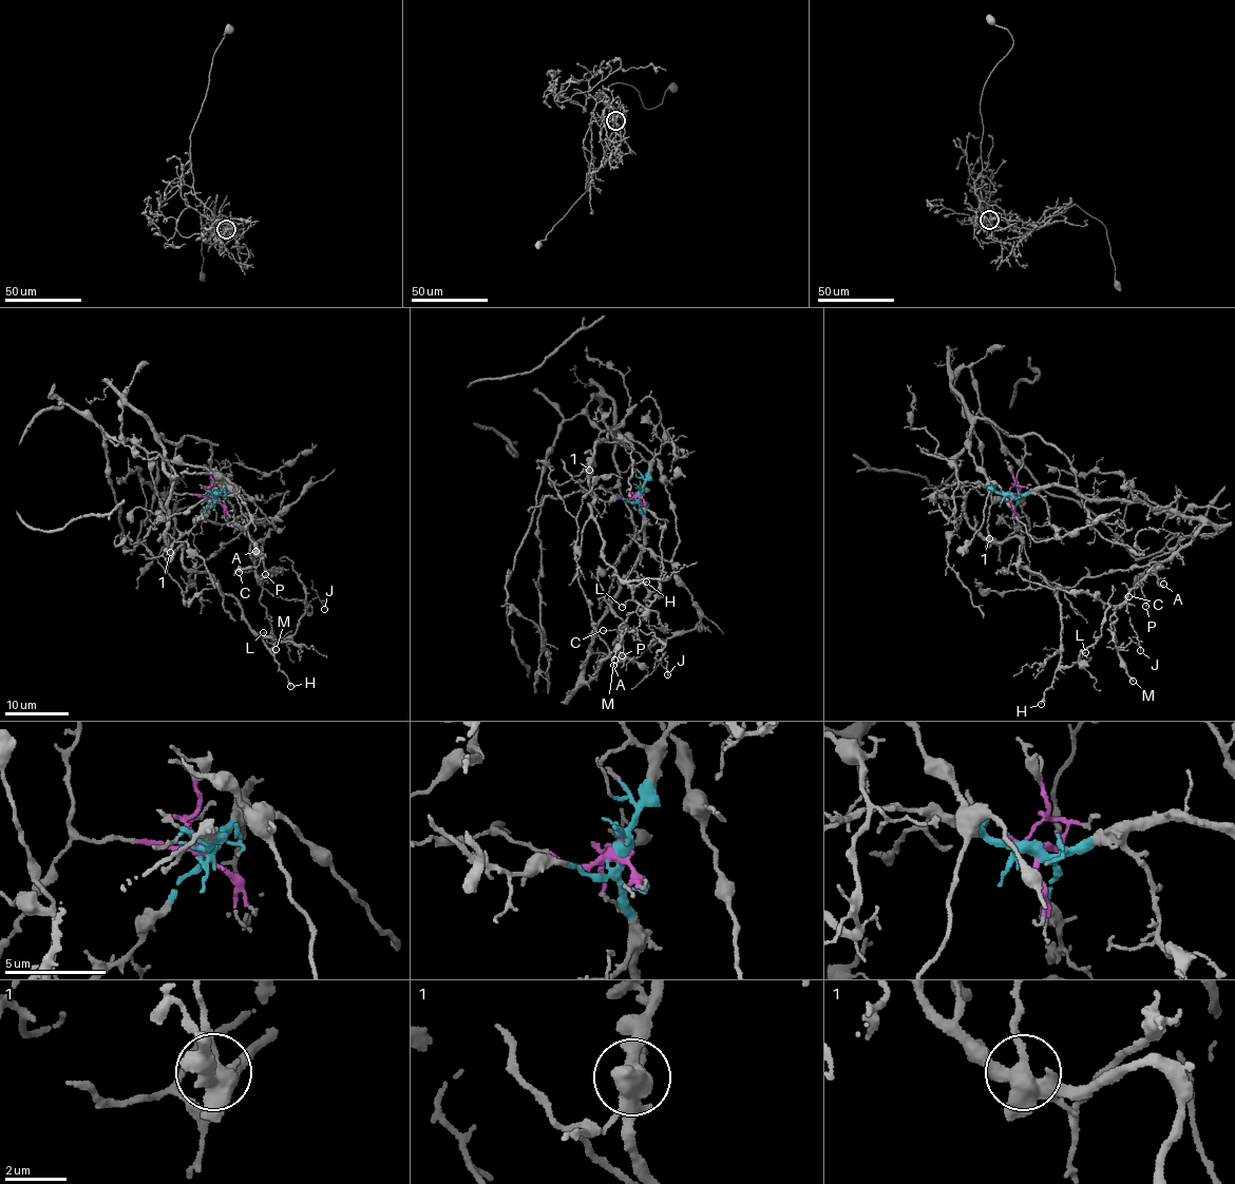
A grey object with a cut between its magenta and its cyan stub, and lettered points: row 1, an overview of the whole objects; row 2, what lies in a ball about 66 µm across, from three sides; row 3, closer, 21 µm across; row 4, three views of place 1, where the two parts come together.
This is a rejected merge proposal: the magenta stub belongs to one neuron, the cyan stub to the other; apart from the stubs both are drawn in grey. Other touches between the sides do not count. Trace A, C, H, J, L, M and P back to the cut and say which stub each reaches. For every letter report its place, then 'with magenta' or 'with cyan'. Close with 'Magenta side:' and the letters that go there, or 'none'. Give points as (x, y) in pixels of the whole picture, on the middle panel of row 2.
A: at (613, 665); with cyan
C: at (603, 630); with cyan
H: at (646, 581); with magenta
J: at (667, 674); with cyan
L: at (622, 607); with magenta
M: at (614, 660); with cyan
P: at (622, 655); with cyan
Magenta side: H, L

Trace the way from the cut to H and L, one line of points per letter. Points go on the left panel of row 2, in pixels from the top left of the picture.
H: (214, 497), (172, 489), (178, 444), (158, 436), (170, 552), (182, 542), (184, 565), (238, 602), (290, 687)
L: (214, 497), (172, 489), (178, 444), (158, 436), (170, 552), (181, 543), (184, 565), (273, 647), (263, 631)

